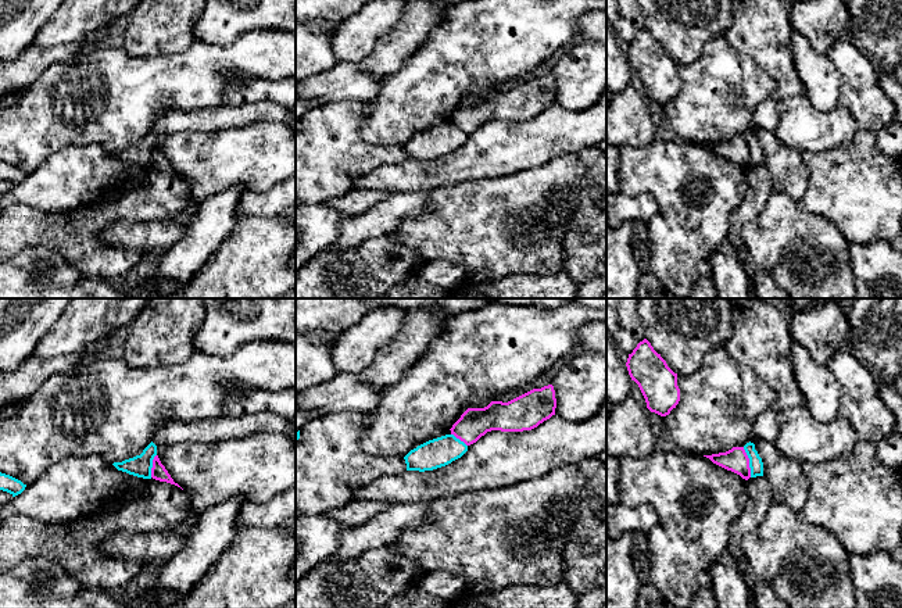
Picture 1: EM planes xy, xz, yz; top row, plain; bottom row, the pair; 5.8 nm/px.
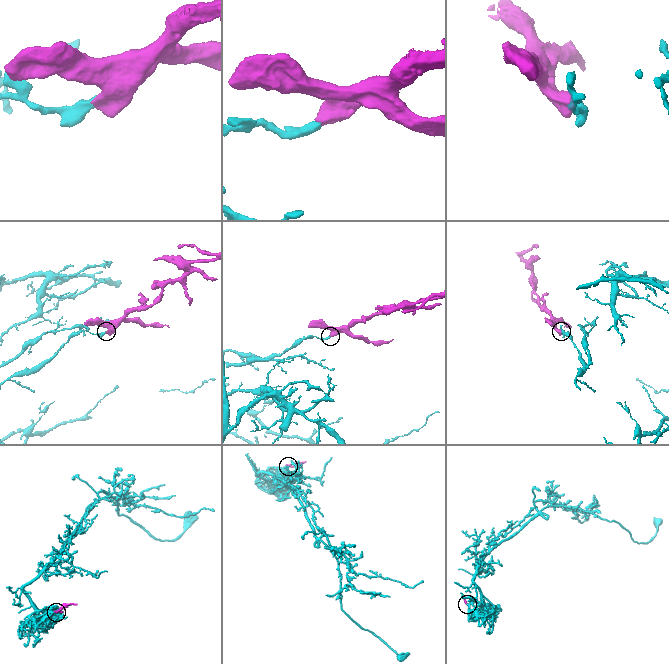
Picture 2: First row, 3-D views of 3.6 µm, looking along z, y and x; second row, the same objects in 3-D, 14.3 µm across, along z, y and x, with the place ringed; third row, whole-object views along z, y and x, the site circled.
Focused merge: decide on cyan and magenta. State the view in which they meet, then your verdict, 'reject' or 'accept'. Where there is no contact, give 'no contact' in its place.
yz | reject

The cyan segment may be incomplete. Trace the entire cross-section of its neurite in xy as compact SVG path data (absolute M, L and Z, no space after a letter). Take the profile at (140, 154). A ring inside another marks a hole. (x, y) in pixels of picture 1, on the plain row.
M151 130L140 144L125 149L122 151L114 151L112 154L129 164L151 168L153 149L157 144L157 135Z

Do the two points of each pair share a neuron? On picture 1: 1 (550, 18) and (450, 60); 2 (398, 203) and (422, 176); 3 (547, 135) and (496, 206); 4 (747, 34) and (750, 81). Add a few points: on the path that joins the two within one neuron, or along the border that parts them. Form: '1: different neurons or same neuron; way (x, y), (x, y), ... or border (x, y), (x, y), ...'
1: same neuron; way (525, 31), (514, 36), (494, 38), (475, 49)
2: different neurons; border (429, 190), (392, 192), (389, 195)
3: different neurons; border (552, 158), (540, 167), (490, 179)
4: different neurons; border (723, 36), (737, 50), (748, 54), (772, 78)

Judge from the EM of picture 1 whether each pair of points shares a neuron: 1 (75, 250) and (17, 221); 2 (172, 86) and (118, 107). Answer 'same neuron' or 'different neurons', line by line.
1: same neuron
2: same neuron

